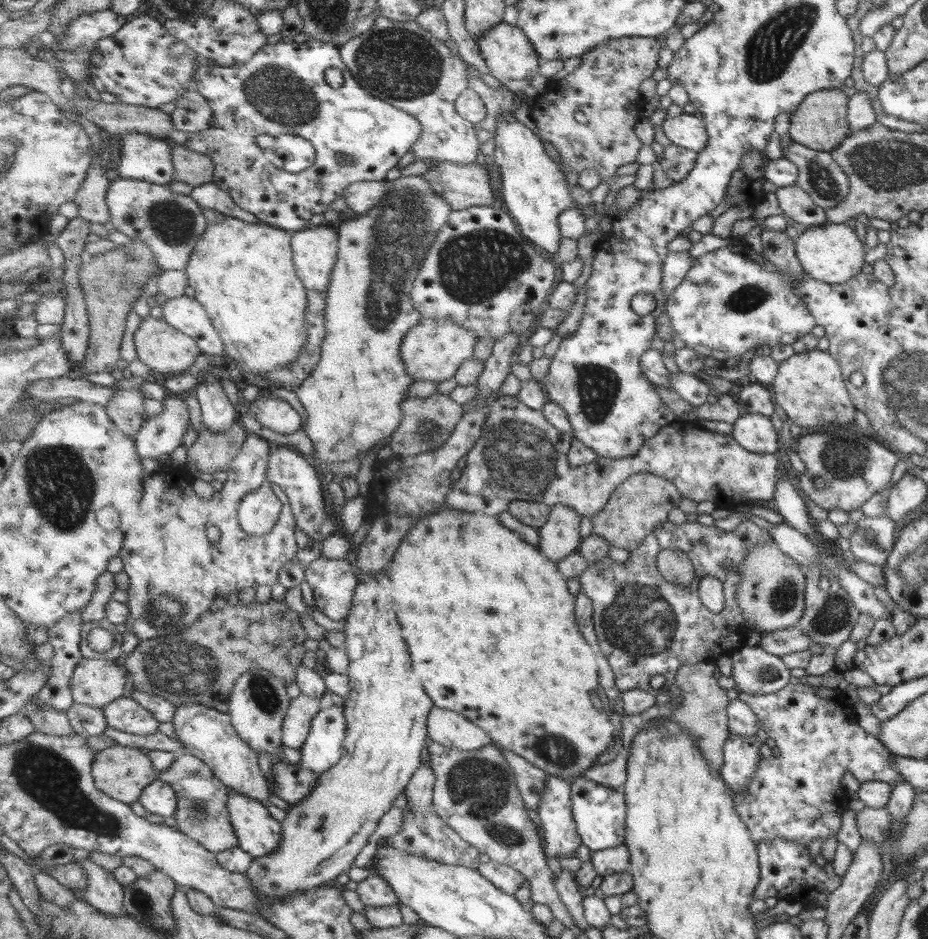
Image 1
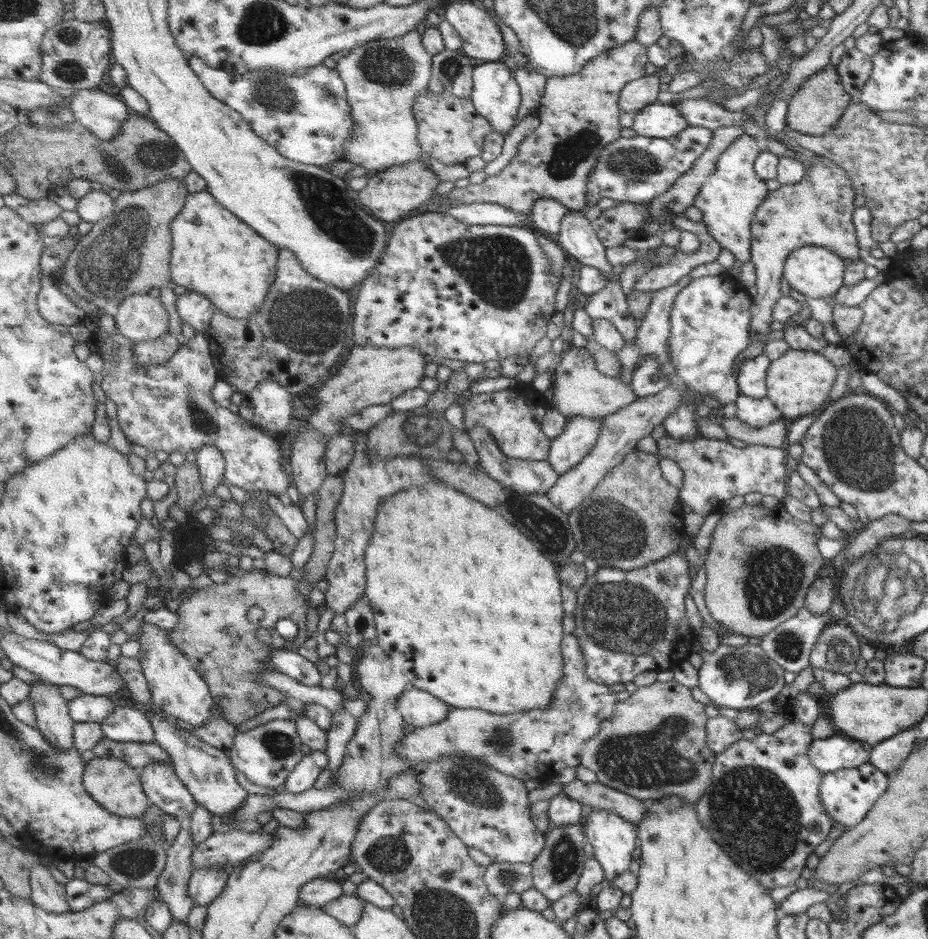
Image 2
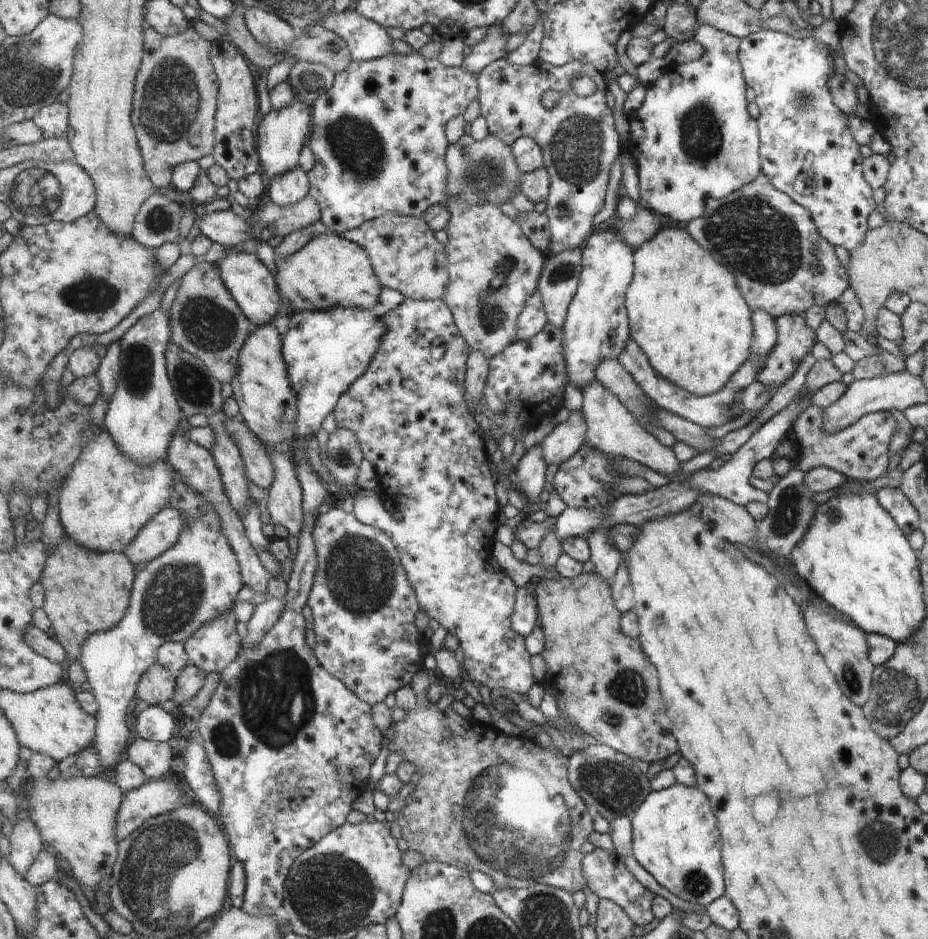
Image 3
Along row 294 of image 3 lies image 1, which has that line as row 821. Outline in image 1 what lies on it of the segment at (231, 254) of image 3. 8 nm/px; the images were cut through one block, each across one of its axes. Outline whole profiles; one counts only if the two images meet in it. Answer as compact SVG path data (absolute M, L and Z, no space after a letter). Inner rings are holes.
M231 789L228 800L230 817L239 839L239 846L261 858L276 852L282 844L283 825L269 814L267 805Z

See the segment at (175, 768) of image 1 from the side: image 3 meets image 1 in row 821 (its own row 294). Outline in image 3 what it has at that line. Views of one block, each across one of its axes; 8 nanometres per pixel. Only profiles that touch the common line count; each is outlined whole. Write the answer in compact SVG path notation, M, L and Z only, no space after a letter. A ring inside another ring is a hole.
M197 263L185 273L169 315L172 341L205 362L219 382L229 384L239 372L239 354L255 326L235 302L219 268L210 263Z

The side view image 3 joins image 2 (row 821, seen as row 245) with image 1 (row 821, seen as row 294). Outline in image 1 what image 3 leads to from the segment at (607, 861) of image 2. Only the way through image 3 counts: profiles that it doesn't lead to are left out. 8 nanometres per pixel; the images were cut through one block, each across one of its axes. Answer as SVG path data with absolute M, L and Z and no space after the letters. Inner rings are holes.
M585 775L572 779L571 783L574 819L584 845L594 852L625 844L628 806L623 789L603 786Z

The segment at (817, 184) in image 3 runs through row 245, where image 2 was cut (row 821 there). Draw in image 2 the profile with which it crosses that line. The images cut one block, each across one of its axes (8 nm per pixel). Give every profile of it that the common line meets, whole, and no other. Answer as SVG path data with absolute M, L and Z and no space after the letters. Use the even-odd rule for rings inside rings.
M867 762L853 768L821 773L817 796L819 796L819 802L825 810L825 814L831 818L831 823L839 824L846 830L849 826L853 826L865 818L865 814L887 785L886 775Z

